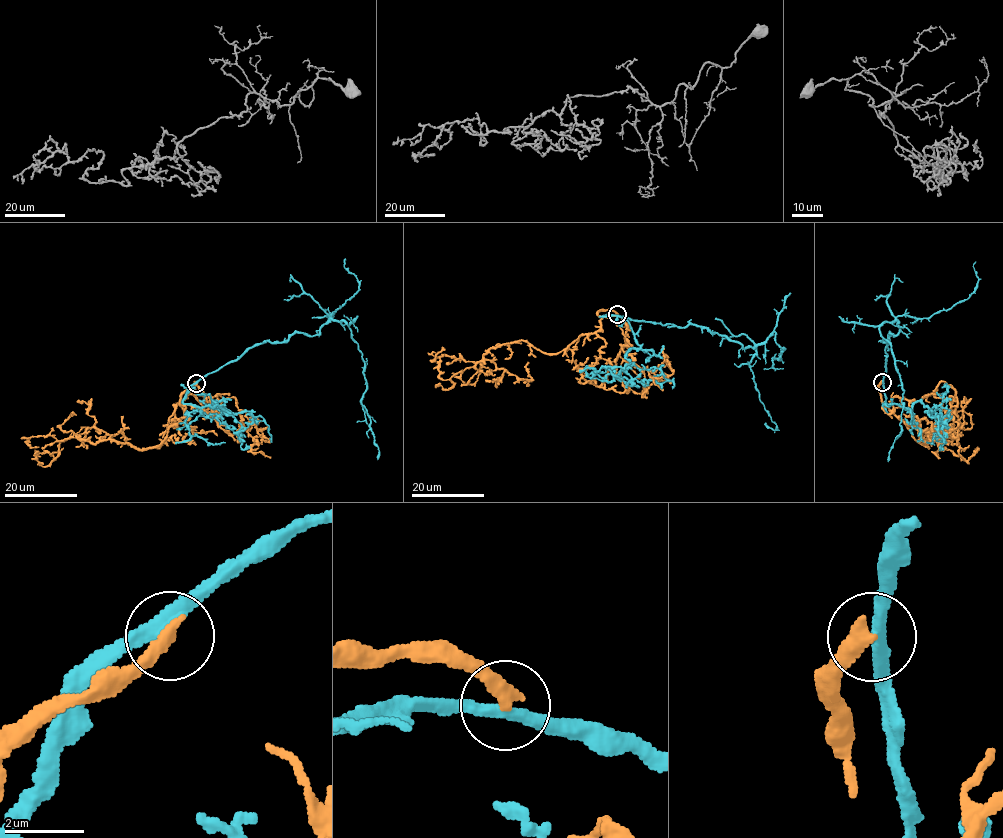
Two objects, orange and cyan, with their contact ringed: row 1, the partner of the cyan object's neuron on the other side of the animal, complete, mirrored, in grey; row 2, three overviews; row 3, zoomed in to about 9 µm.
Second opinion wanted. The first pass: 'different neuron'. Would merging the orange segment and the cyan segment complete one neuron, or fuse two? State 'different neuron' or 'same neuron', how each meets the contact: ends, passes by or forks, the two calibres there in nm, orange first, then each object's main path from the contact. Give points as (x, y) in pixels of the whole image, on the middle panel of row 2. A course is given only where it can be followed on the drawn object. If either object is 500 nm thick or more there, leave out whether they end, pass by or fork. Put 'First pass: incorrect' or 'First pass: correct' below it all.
different neuron; orange ends; cyan passes by; calibres 400 and 340 nm; course orange (616, 315), (599, 311), (600, 328), (559, 352), (499, 344), (448, 380), (439, 376), (441, 353); course cyan (616, 315), (704, 326), (743, 347), (774, 332), (781, 351), (773, 359), (782, 347)
First pass: correct

